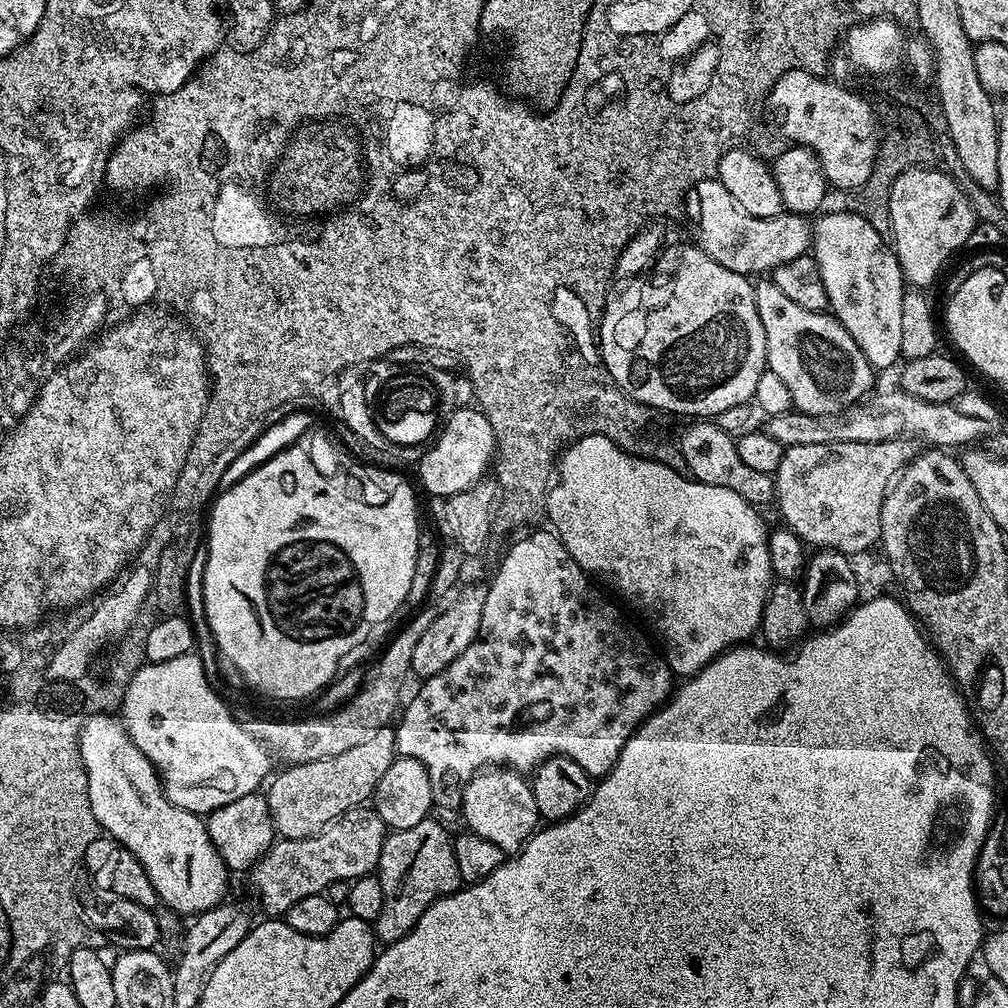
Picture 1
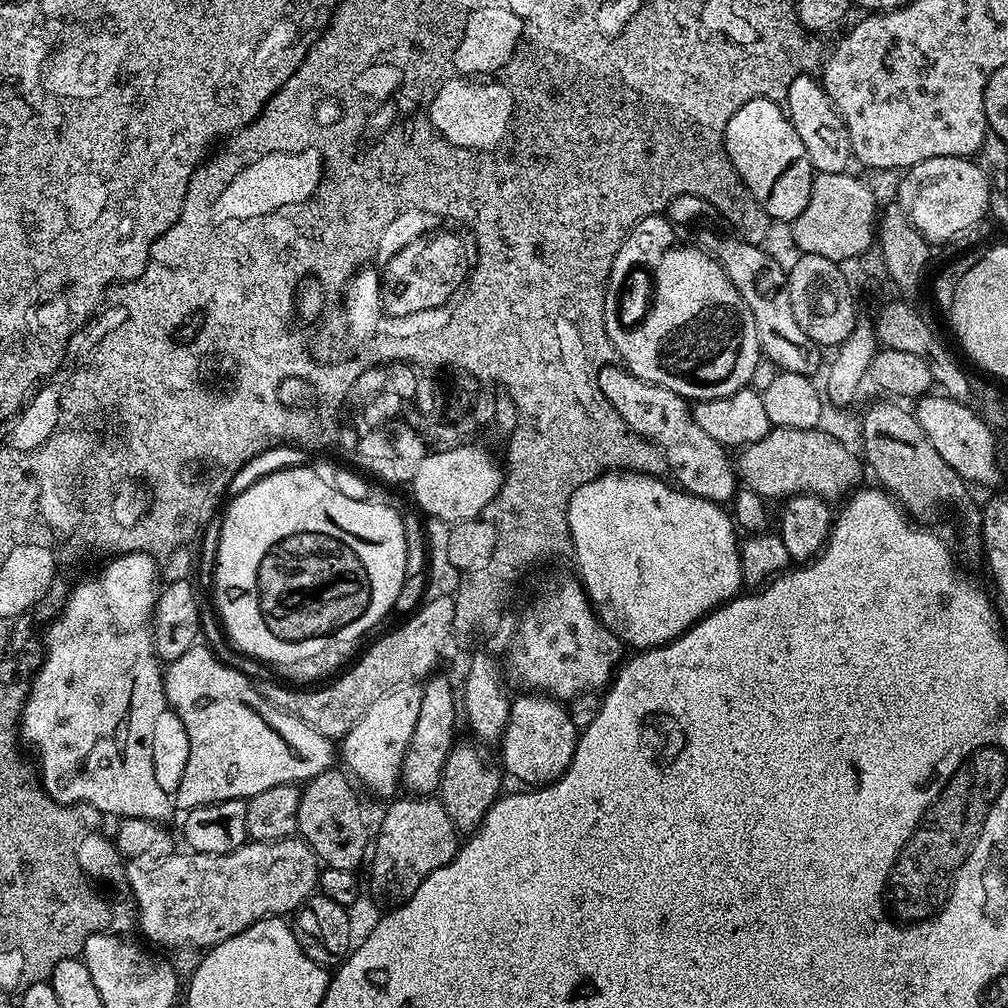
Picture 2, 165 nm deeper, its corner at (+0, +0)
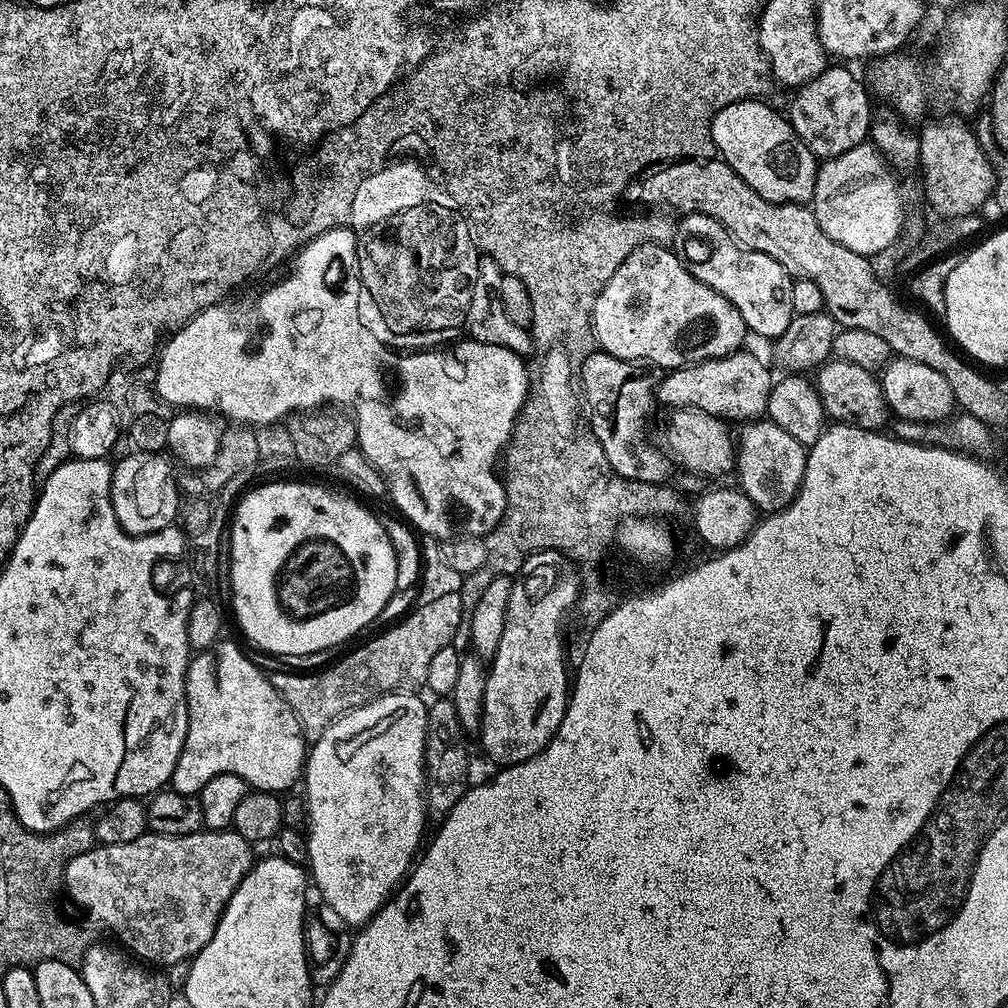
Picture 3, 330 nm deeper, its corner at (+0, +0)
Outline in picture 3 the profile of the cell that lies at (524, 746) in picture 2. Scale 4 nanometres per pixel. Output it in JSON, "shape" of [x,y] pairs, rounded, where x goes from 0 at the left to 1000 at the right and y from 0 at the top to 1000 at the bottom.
{"shape":[[[550,547],[531,548],[521,558],[518,570],[508,576],[502,625],[498,625],[498,637],[494,637],[494,645],[482,663],[482,692],[478,696],[474,727],[481,748],[493,754],[493,759],[522,756],[547,736],[558,716],[565,689],[565,663],[563,667],[560,660],[560,614],[575,594],[575,576],[571,558],[560,549]]]}

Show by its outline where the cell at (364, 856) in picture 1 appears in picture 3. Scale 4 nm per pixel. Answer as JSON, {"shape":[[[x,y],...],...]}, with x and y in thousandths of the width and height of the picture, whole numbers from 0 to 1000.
{"shape":[[[199,823],[192,827],[181,827],[180,829],[162,829],[156,825],[146,824],[142,829],[133,831],[129,835],[99,837],[98,839],[92,839],[88,845],[82,845],[73,851],[69,851],[69,855],[62,864],[62,877],[63,873],[63,881],[67,884],[68,891],[89,912],[96,913],[103,921],[108,921],[120,933],[118,936],[124,941],[129,942],[132,949],[138,950],[140,953],[146,954],[151,958],[159,958],[155,956],[160,956],[160,958],[181,956],[189,953],[195,944],[199,944],[202,941],[204,935],[208,935],[208,931],[218,914],[220,903],[224,899],[224,895],[228,895],[228,891],[232,887],[236,875],[240,875],[240,871],[250,862],[252,856],[250,845],[252,845],[251,838],[247,837],[246,833],[240,831],[240,827],[236,827],[233,823]]]}

